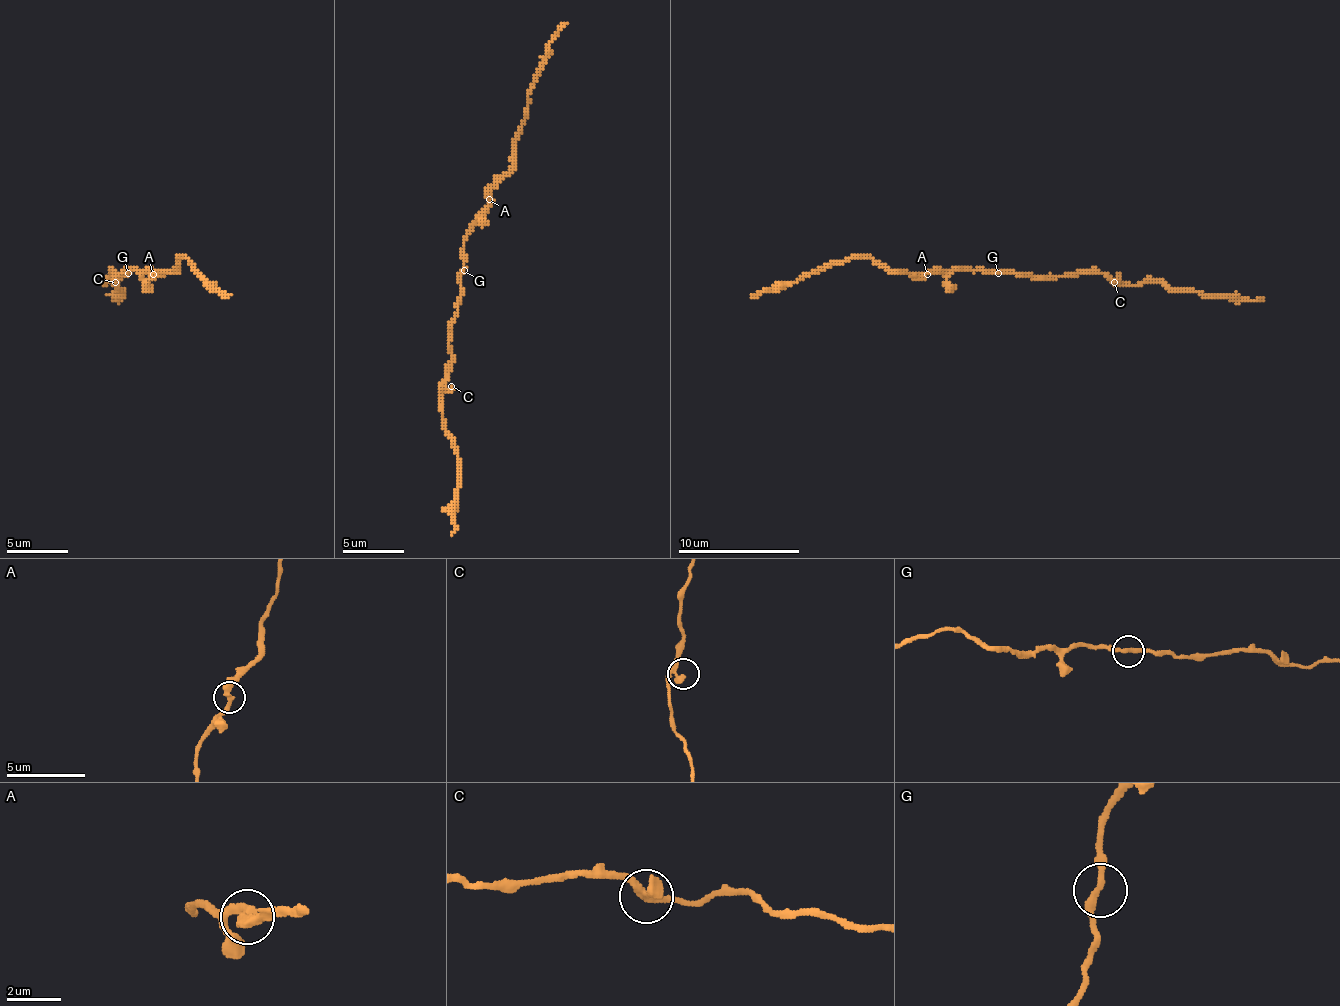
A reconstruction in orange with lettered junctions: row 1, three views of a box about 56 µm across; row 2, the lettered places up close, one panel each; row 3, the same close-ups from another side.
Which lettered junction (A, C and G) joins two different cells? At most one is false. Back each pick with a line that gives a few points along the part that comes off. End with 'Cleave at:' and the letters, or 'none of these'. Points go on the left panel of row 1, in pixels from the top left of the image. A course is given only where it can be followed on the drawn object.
Cleave at: none of these

